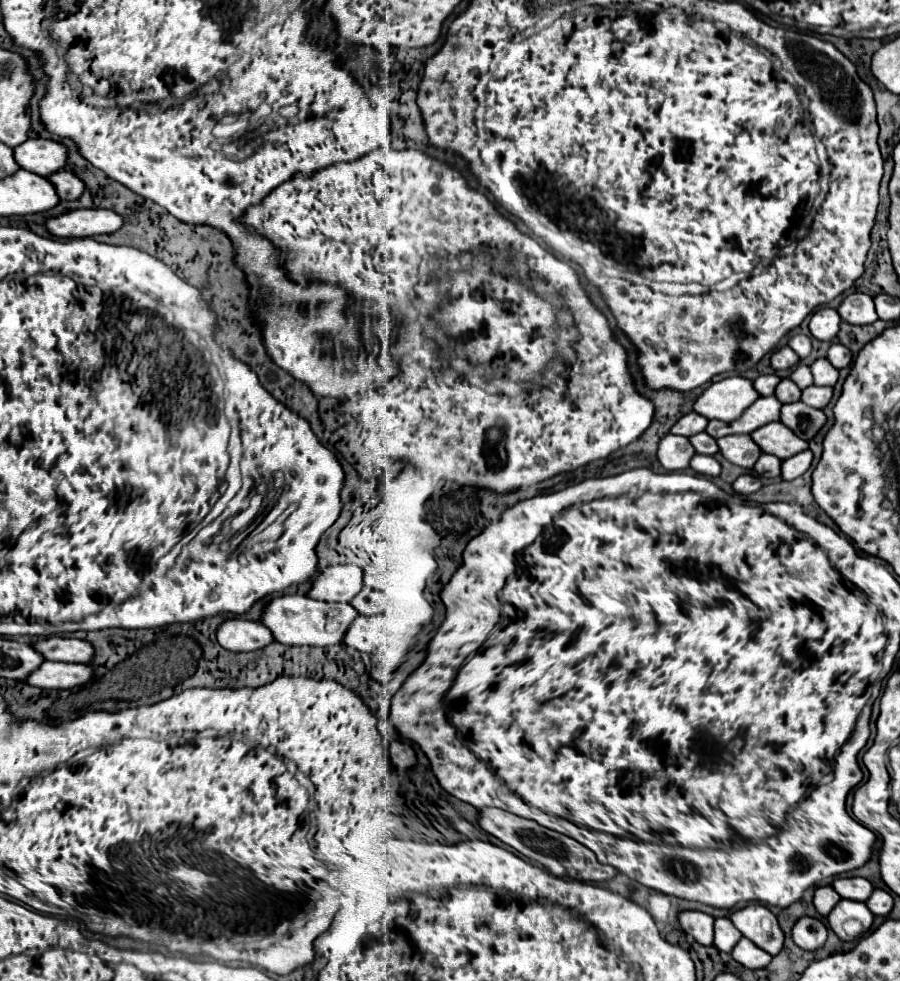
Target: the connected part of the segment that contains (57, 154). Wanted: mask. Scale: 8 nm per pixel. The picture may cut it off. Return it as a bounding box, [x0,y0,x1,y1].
[13,138,69,178]

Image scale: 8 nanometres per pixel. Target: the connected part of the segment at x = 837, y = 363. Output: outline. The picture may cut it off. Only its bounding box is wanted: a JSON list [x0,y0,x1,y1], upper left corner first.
[827,344,851,368]

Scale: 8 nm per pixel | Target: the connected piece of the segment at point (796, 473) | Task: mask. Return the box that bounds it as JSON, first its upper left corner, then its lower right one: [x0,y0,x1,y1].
[781,450,811,480]

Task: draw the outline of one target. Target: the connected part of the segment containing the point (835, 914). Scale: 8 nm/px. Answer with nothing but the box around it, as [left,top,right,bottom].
[827,900,873,940]

